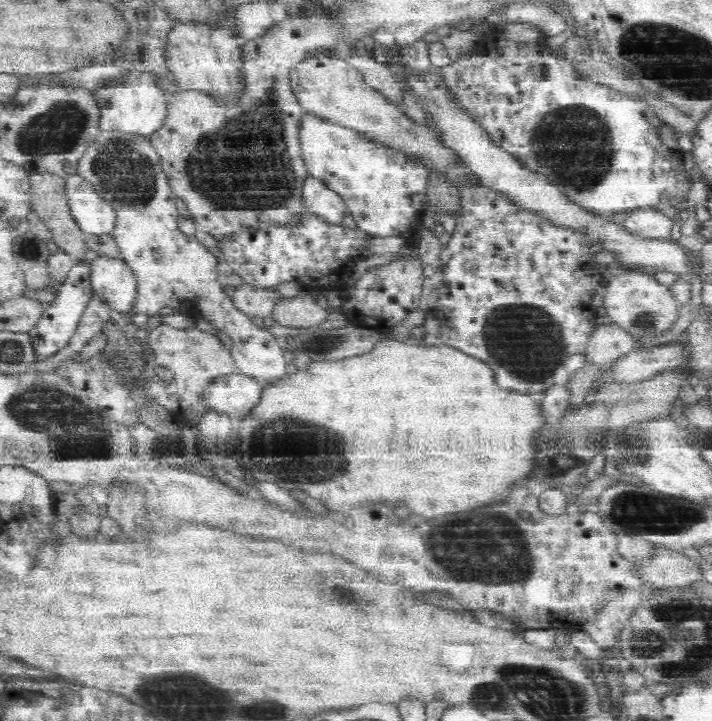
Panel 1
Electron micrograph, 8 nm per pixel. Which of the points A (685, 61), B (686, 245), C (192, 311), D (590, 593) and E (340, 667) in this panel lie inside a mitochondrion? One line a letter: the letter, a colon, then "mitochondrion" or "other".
A: mitochondrion
B: other
C: other
D: other
E: other

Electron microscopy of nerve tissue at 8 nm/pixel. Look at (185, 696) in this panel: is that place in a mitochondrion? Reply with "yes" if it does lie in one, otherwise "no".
yes

